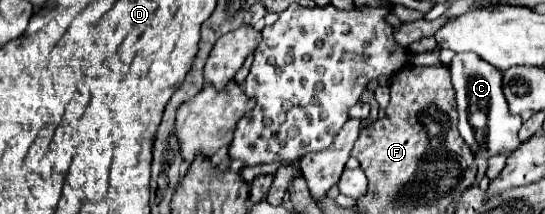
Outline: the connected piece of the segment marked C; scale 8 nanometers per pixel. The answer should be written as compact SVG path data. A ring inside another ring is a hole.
M458 53L450 61L450 73L460 115L458 131L472 153L484 159L490 159L498 153L512 153L520 145L518 131L522 119L508 111L508 103L502 93L502 71L492 67L490 63L484 63L484 59L480 59L478 55Z

